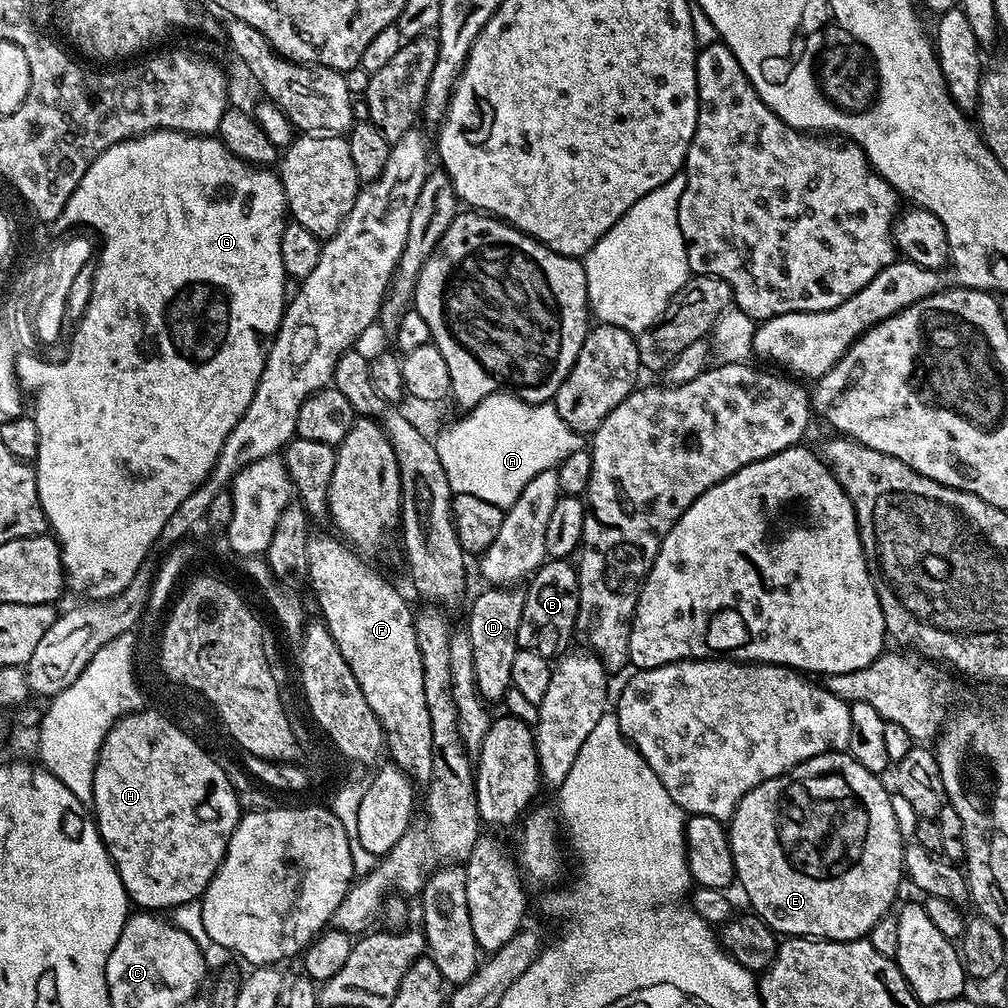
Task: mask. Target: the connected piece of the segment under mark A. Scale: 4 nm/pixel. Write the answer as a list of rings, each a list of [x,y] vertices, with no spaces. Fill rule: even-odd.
[[[499,390],[490,394],[463,416],[466,417],[448,425],[434,438],[447,481],[450,482],[454,494],[471,494],[502,510],[507,510],[517,501],[531,478],[536,477],[542,470],[555,468],[571,453],[581,452],[586,446],[585,437],[563,422],[555,403],[526,403],[519,395],[512,392]]]

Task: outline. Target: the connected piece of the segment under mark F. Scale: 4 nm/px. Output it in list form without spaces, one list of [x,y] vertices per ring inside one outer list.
[[[319,530],[309,532],[308,545],[306,546],[306,555],[310,558],[307,583],[309,585],[312,584],[313,590],[316,591],[316,604],[320,607],[321,614],[324,615],[321,616],[322,623],[330,630],[338,650],[342,650],[342,658],[346,658],[346,666],[350,666],[358,686],[362,686],[362,694],[366,694],[366,702],[370,702],[370,710],[374,710],[374,714],[382,726],[387,755],[392,755],[392,758],[390,758],[391,763],[400,768],[411,781],[419,782],[420,780],[420,782],[427,782],[432,773],[432,723],[430,722],[430,710],[426,710],[426,690],[424,689],[424,679],[422,678],[422,654],[418,650],[418,642],[414,638],[414,608],[408,605],[407,598],[386,577],[379,576],[368,565],[371,563],[367,559],[361,558],[351,547],[346,546],[343,539],[337,538],[331,531],[329,532],[319,532]]]

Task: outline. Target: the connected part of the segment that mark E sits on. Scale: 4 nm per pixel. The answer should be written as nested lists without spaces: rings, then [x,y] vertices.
[[[823,752],[798,766],[794,766],[781,776],[770,778],[759,784],[754,790],[746,793],[740,804],[732,815],[730,827],[728,828],[728,841],[732,847],[732,857],[736,867],[736,880],[738,888],[748,895],[752,903],[751,911],[759,916],[772,927],[772,931],[783,934],[788,938],[815,938],[817,940],[862,940],[867,937],[868,932],[878,922],[878,918],[889,915],[892,903],[895,905],[896,891],[900,888],[900,879],[903,881],[906,876],[904,866],[904,845],[905,838],[900,836],[898,824],[894,818],[894,811],[891,805],[890,793],[882,786],[877,773],[866,770],[855,760],[853,756],[843,752]]]

